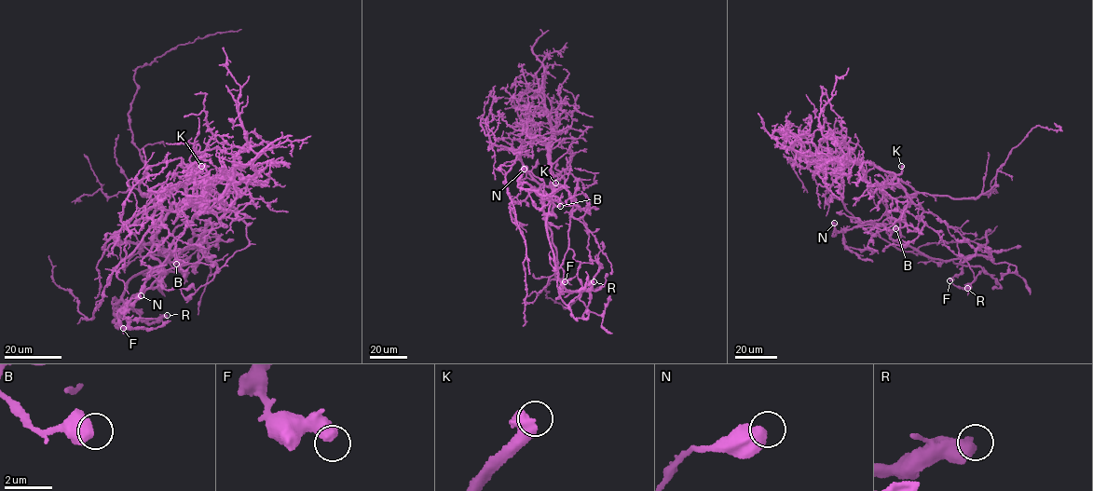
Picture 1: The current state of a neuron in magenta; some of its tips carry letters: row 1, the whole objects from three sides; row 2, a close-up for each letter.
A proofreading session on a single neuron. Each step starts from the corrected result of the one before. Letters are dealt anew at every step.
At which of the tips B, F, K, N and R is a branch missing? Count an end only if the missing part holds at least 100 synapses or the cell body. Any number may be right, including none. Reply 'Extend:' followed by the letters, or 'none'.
Extend: K

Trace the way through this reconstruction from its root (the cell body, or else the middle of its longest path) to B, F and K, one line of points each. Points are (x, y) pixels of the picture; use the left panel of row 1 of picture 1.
B: (186, 195), (199, 209), (199, 212), (175, 238), (168, 251), (169, 260), (176, 264)
F: (186, 195), (199, 212), (170, 247), (158, 279), (127, 304), (121, 299), (114, 304), (115, 322), (123, 328)
K: (186, 195), (188, 184), (201, 166)

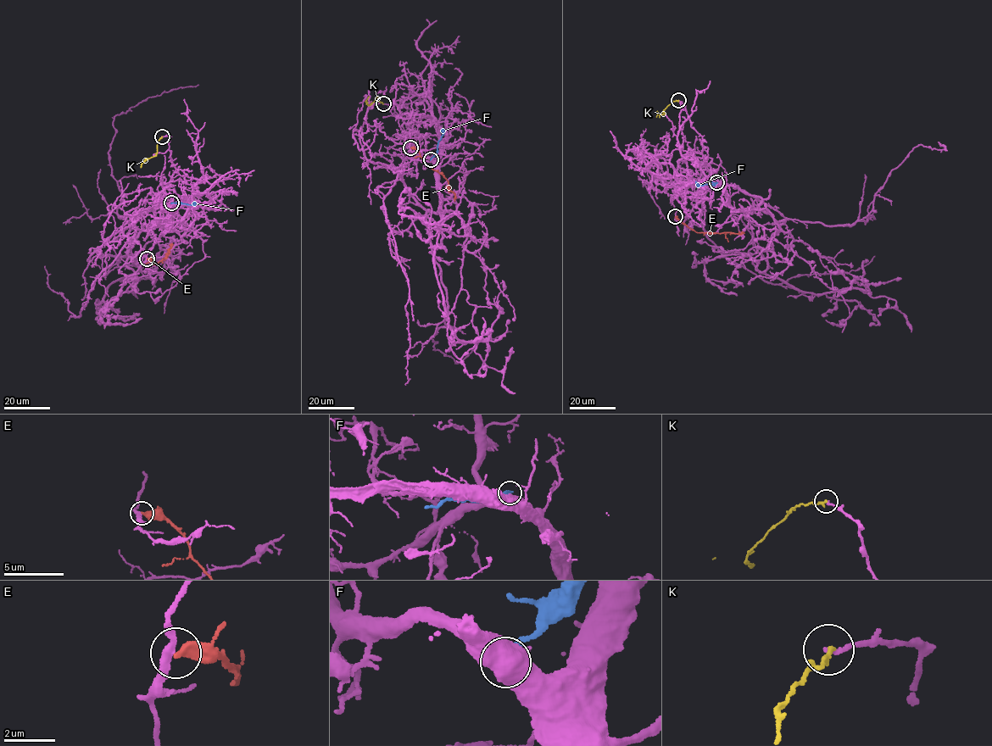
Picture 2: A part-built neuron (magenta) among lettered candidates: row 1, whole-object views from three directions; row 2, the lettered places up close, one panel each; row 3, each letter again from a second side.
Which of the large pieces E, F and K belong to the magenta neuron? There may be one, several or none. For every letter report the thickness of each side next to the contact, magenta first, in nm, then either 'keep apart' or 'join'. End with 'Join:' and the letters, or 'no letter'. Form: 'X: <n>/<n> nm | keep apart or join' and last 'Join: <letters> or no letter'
E: 300/400 nm | keep apart
F: 850/260 nm | keep apart
K: 170/190 nm | keep apart
Join: no letter

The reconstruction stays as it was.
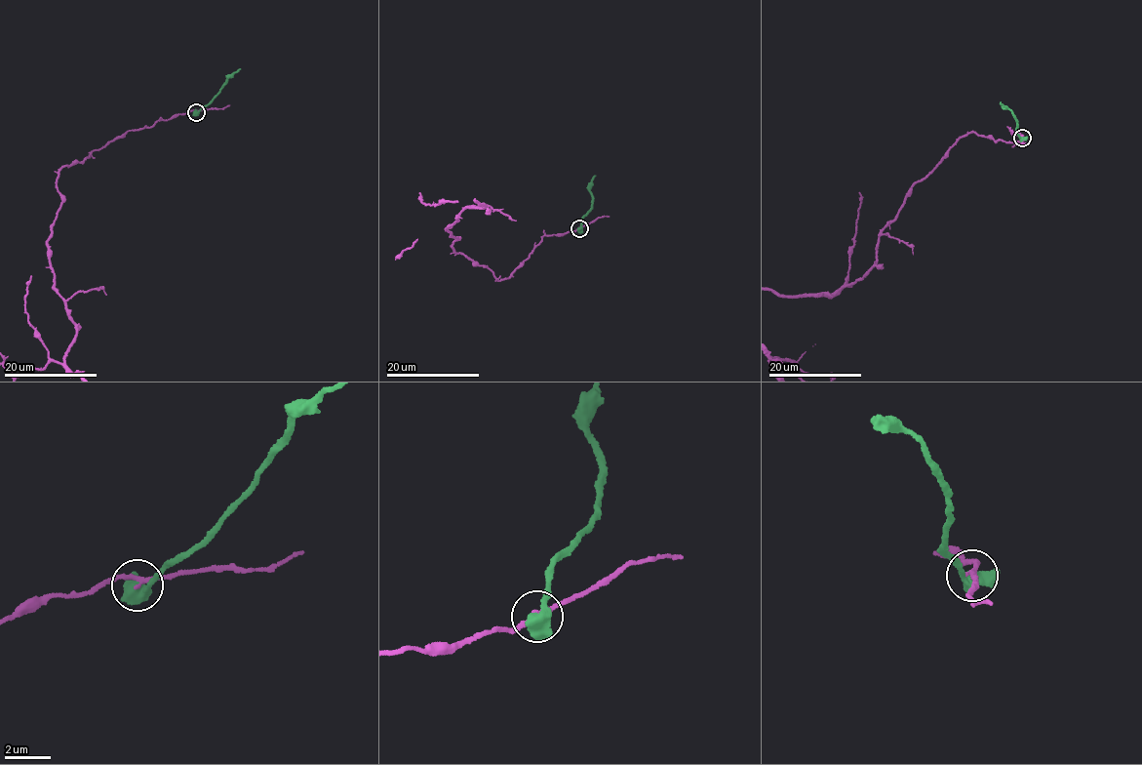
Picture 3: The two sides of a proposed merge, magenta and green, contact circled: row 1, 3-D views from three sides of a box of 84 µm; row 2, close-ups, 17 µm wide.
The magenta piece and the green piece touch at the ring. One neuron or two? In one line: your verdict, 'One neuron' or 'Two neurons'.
Two neurons

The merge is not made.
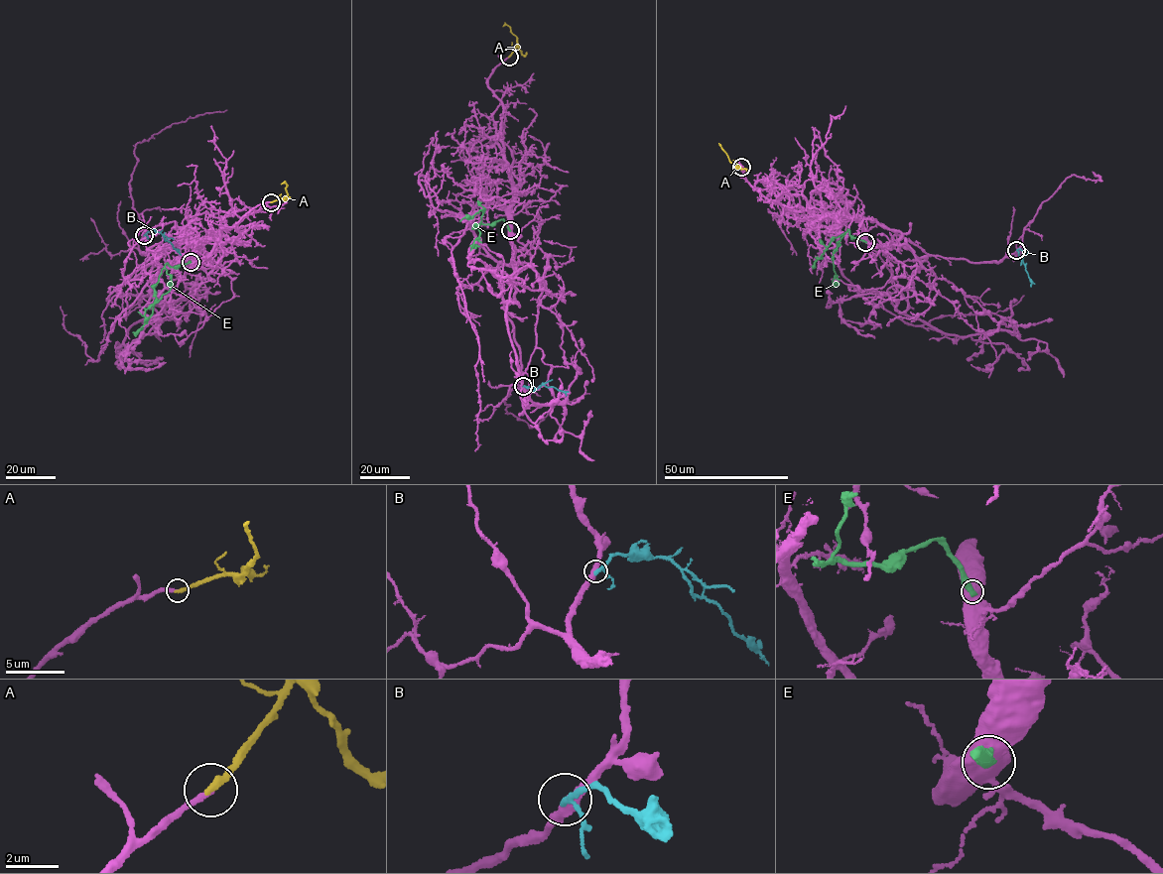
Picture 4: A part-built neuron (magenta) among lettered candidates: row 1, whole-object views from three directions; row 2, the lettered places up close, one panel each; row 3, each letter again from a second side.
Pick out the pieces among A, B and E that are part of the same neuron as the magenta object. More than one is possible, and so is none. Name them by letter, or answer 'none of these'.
A

